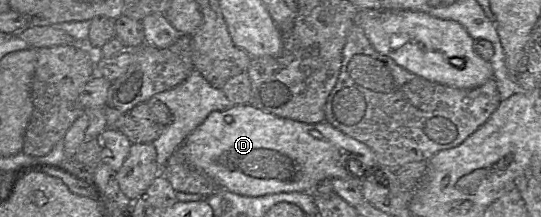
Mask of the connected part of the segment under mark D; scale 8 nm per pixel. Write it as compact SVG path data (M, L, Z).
M237 105L226 111L210 113L178 150L188 165L208 175L219 188L251 197L282 192L311 193L319 182L332 178L357 180L360 186L361 176L364 175L359 174L357 177L354 157L375 155L366 144L345 135L327 122L302 123L266 113L250 105Z

